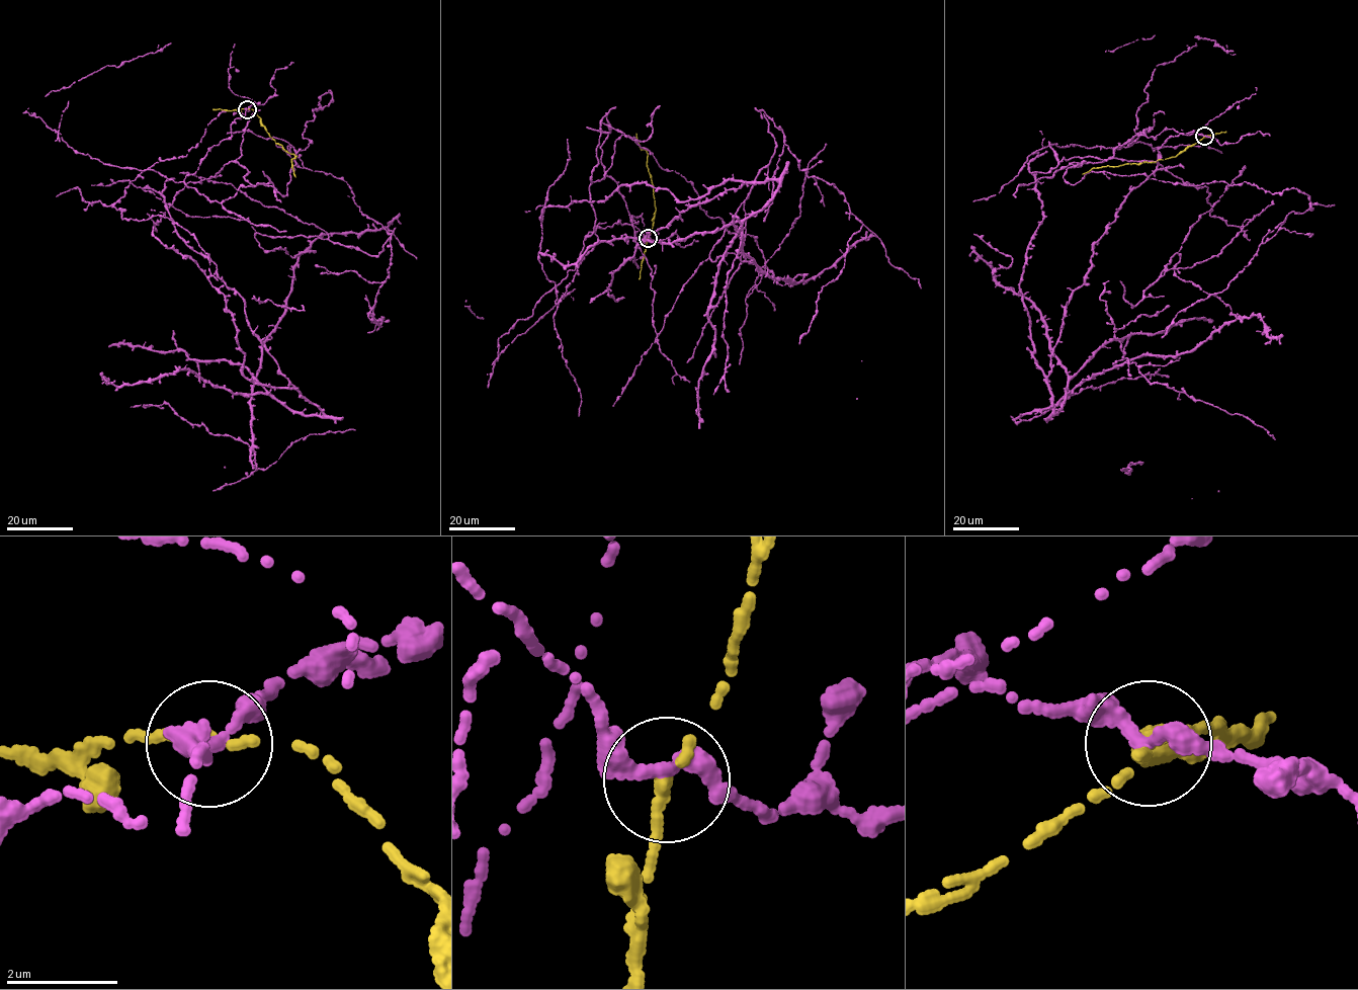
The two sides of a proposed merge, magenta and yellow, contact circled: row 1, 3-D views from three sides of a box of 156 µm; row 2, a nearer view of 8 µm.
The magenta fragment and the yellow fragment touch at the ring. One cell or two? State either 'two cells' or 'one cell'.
two cells

